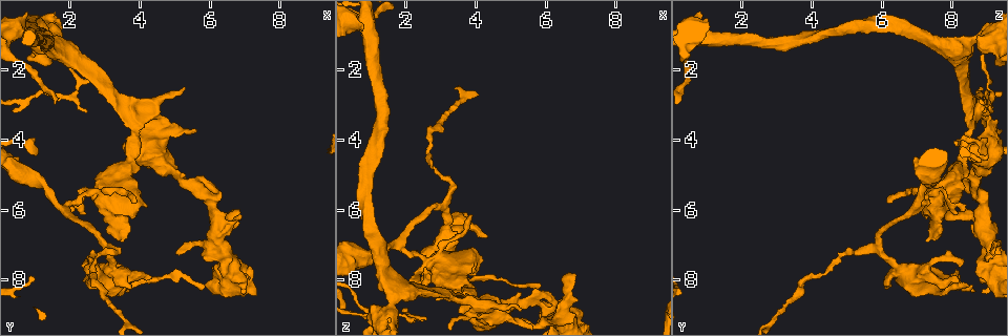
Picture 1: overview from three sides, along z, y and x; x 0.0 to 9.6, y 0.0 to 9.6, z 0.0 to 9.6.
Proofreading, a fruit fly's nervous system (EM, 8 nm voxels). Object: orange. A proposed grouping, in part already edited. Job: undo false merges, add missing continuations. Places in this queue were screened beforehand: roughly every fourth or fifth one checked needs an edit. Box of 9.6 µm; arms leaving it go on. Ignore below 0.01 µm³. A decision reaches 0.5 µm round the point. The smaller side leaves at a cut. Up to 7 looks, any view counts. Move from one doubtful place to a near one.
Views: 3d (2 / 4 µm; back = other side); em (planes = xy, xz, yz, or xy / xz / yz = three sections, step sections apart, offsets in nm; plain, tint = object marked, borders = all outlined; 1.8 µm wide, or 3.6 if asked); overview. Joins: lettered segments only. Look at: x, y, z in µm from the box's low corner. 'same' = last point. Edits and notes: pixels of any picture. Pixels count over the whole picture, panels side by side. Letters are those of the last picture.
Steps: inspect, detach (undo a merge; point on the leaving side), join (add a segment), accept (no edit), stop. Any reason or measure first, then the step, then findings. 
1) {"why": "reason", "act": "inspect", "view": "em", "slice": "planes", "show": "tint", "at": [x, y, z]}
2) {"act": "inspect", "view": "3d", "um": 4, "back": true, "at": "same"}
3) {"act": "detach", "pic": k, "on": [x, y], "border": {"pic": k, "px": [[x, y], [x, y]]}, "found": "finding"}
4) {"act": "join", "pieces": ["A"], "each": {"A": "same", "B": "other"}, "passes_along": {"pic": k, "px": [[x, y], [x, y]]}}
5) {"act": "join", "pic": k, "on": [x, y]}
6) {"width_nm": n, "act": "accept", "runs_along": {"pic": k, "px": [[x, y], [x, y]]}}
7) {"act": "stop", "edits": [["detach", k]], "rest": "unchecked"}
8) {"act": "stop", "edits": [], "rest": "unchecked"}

{"why": "branch point", "act": "inspect", "view": "3d", "um": 4, "at": [6.05, 5.65, 8.80]}

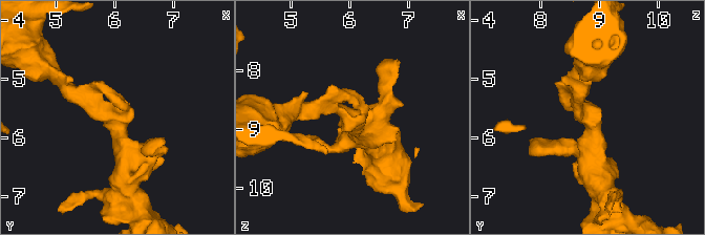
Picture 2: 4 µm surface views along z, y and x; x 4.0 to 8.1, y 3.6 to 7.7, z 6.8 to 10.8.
{"act": "inspect", "view": "em", "slice": "planes", "show": "borders", "at": [6.00, 5.65, 8.80]}

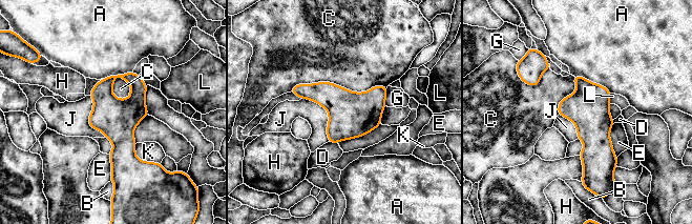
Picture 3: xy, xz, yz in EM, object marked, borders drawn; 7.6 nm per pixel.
{"act": "accept", "each": {"A": "other", "B": "other", "C": "other", "D": "other", "E": "other", "G": "other", "H": "other", "J": "other", "K": "other", "L": "other"}, "border": {"pic": 3, "px": [[386, 87], [315, 82], [289, 92]]}, "found": "all the same cell"}

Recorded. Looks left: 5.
{"why": "closes a loop", "act": "inspect", "view": "em", "slice": "planes", "show": "borders", "at": [4.25, 3.25, 8.85]}

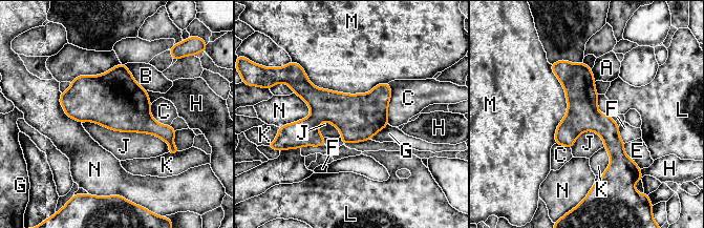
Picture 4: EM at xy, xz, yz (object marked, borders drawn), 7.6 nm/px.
{"width_nm": 240, "act": "accept", "each": {"A": "other", "B": "other", "C": "other", "E": "other", "F": "other", "G": "other", "H": "other", "J": "other", "K": "other", "L": "other", "M": "other", "N": "other"}, "border": {"pic": 4, "px": [[82, 122], [154, 133], [170, 147]]}, "found": "continuous, no second cell"}

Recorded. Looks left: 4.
{"why": "tapers out", "act": "inspect", "view": "em", "slice": "planes", "show": "borders", "at": [2.45, 3.15, 9.15]}

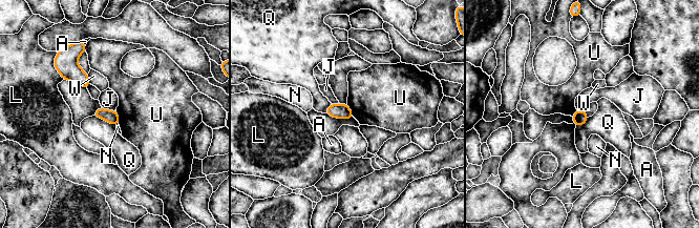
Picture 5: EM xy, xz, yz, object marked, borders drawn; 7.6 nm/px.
{"act": "accept", "each": {"A": "other", "J": "other", "L": "other", "N": "other", "Q": "other", "U": "other", "W": "other"}, "found": "no lettered segment goes on from it"}

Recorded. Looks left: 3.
{"act": "stop", "edits": [], "rest": "unchecked"}

